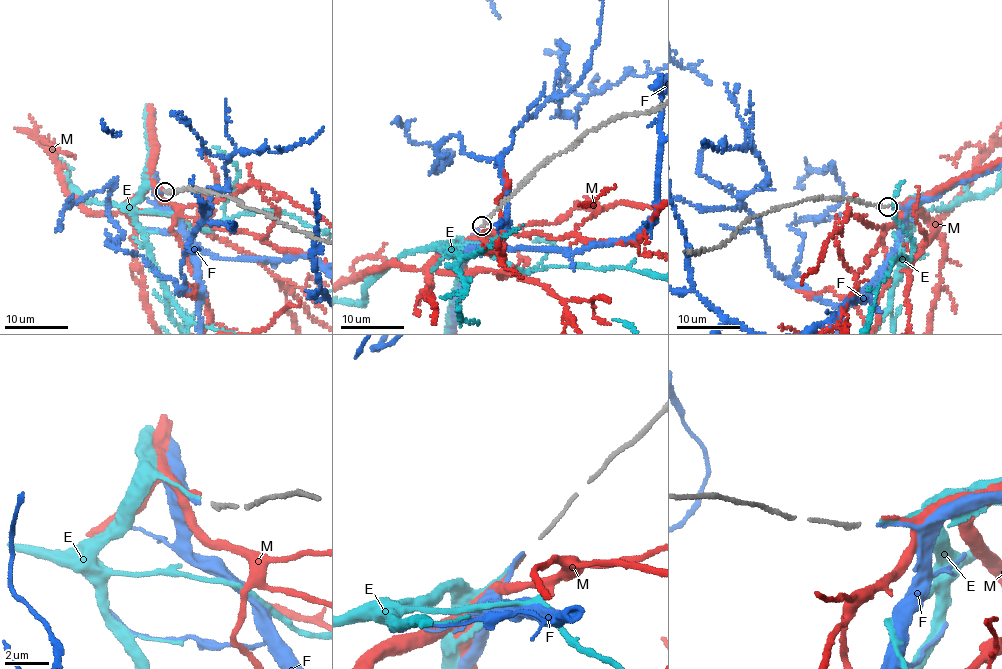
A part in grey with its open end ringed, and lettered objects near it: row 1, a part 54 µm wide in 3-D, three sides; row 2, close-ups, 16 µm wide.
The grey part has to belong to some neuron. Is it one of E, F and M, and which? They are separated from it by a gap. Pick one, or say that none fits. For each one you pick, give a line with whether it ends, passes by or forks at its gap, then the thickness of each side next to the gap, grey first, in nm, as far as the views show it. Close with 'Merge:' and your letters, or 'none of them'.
F: it ends | 200/190 nm
Merge: F

